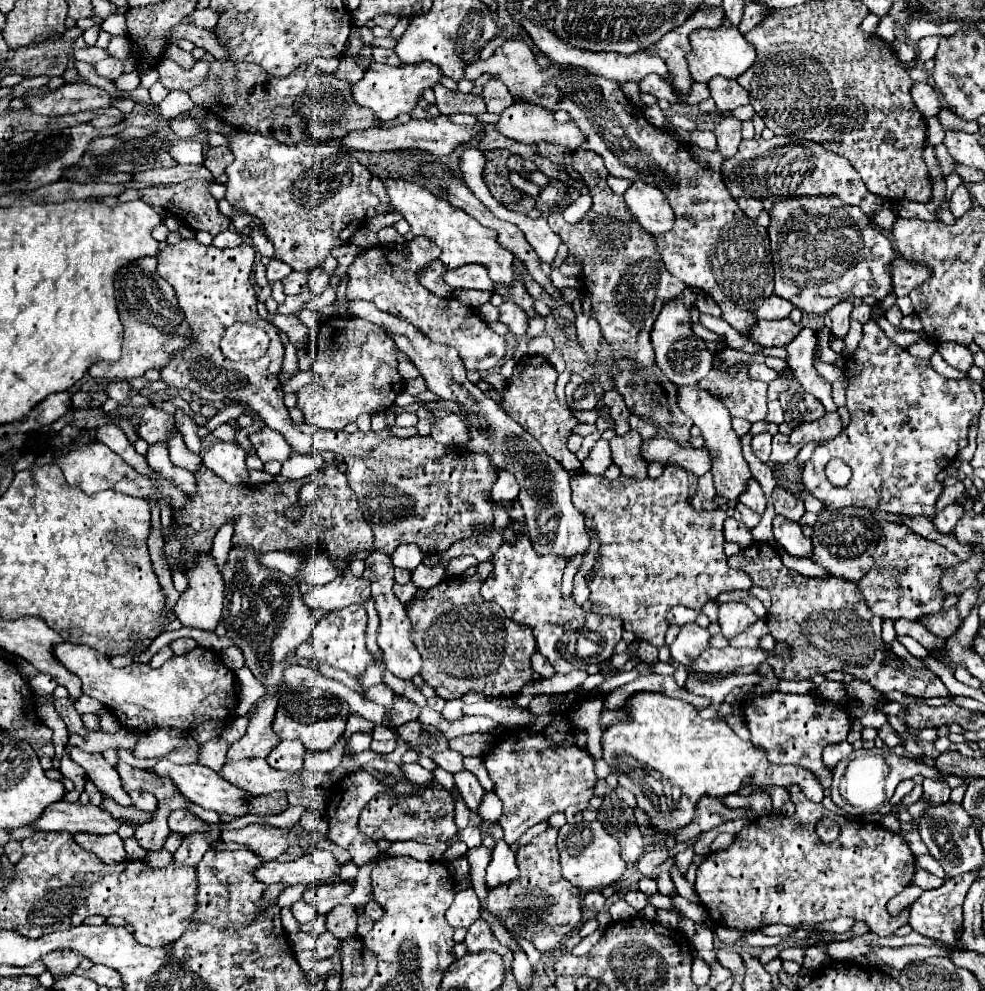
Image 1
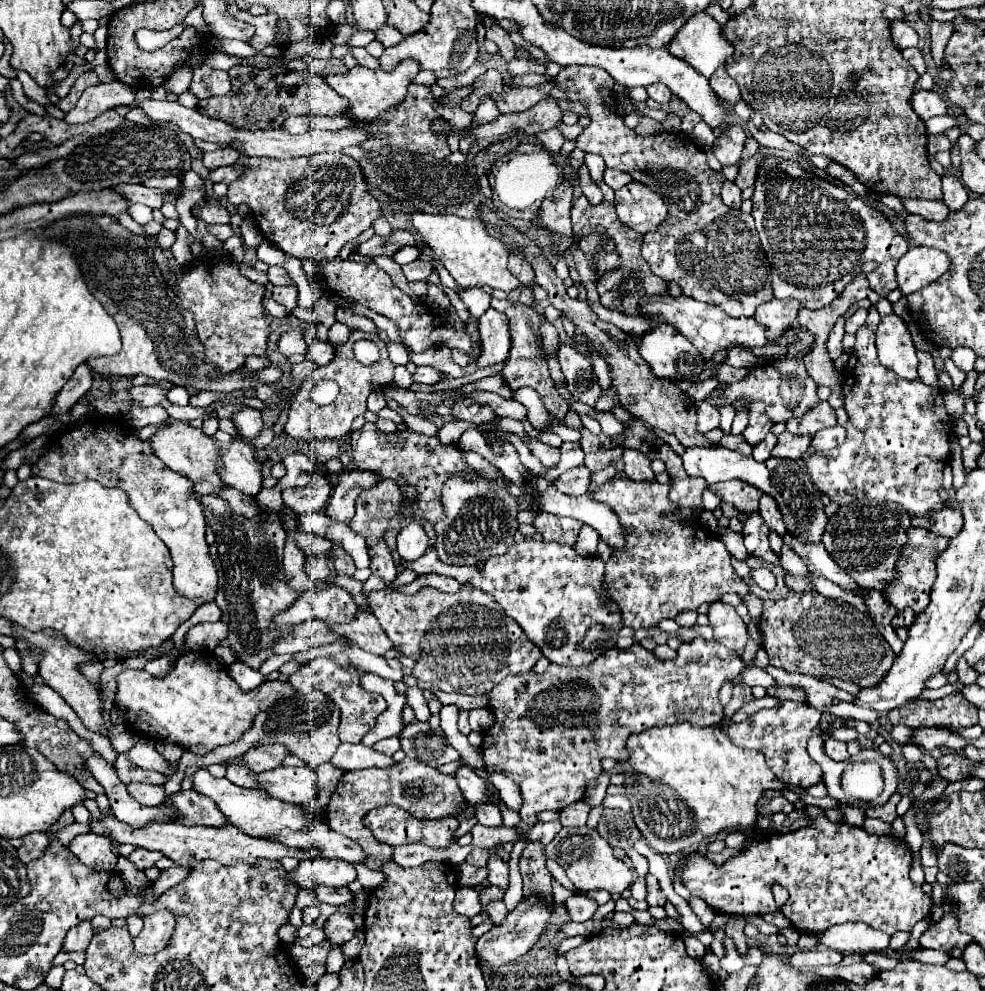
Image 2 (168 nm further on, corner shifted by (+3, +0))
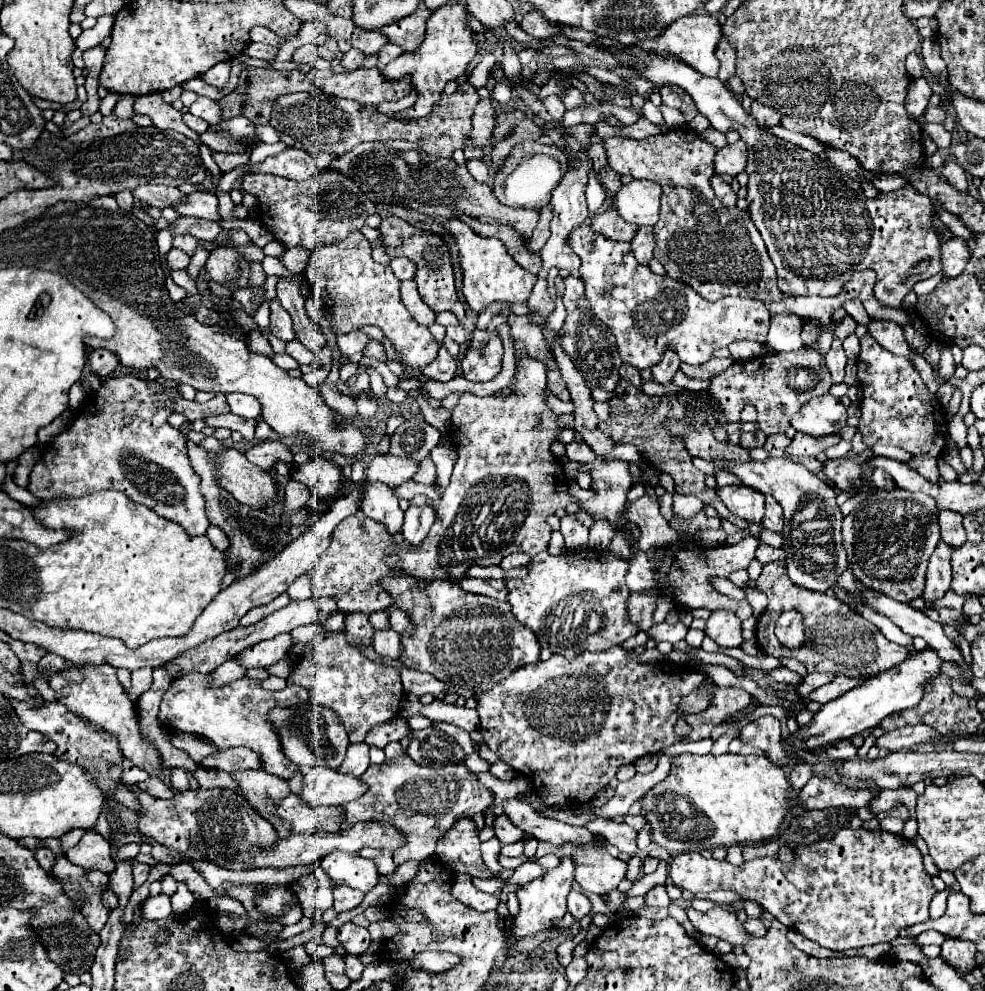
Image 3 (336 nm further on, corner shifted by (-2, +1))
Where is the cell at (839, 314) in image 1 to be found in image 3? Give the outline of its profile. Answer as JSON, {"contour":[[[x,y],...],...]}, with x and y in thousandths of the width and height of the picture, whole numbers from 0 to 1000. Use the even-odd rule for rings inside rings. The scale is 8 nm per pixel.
{"contour":[[[846,339],[846,349],[842,353],[842,357],[838,359],[838,365],[840,365],[840,371],[844,375],[844,381],[846,381],[846,387],[852,387],[856,385],[856,379],[858,379],[858,353],[854,349],[854,343],[850,339]]]}

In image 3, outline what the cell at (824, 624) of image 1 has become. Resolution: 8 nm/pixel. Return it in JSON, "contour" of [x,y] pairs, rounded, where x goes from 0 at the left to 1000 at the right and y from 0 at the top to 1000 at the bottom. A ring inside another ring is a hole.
{"contour":[[[793,567],[777,569],[773,581],[760,589],[781,603],[781,609],[769,628],[769,650],[777,660],[783,660],[787,664],[807,664],[821,678],[844,678],[848,682],[862,684],[890,682],[894,676],[911,672],[921,662],[919,652],[903,648],[890,632],[868,620],[858,607],[838,597],[825,597],[807,591],[799,583],[797,571]],[[799,616],[809,616],[817,628],[817,652],[811,652],[809,656],[793,652],[787,642],[787,628]]]}

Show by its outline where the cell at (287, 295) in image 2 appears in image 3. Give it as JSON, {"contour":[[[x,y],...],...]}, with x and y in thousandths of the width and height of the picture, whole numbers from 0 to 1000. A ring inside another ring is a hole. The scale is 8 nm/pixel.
{"contour":[[[277,301],[275,303],[275,333],[289,345],[299,343],[299,333],[293,315]]]}

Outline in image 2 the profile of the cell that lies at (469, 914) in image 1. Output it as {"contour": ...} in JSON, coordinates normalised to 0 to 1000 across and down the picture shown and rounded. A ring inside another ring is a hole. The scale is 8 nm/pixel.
{"contour":[[[465,895],[463,897],[463,907],[461,907],[461,915],[467,923],[473,925],[481,925],[489,919],[487,913],[487,901],[481,895]]]}

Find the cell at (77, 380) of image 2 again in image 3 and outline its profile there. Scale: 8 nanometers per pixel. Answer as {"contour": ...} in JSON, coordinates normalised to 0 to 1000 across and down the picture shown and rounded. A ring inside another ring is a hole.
{"contour":[[[94,353],[90,357],[90,371],[94,377],[98,377],[101,381],[107,381],[109,377],[113,377],[117,371],[121,369],[119,361],[115,355],[111,353]]]}

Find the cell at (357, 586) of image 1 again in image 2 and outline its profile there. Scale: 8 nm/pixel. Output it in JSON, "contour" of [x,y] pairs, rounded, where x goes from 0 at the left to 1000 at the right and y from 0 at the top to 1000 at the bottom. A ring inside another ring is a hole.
{"contour":[[[329,592],[323,596],[313,596],[301,604],[290,617],[284,617],[276,627],[278,631],[301,631],[317,625],[331,629],[355,629],[361,623],[361,608],[357,600],[343,592]]]}

